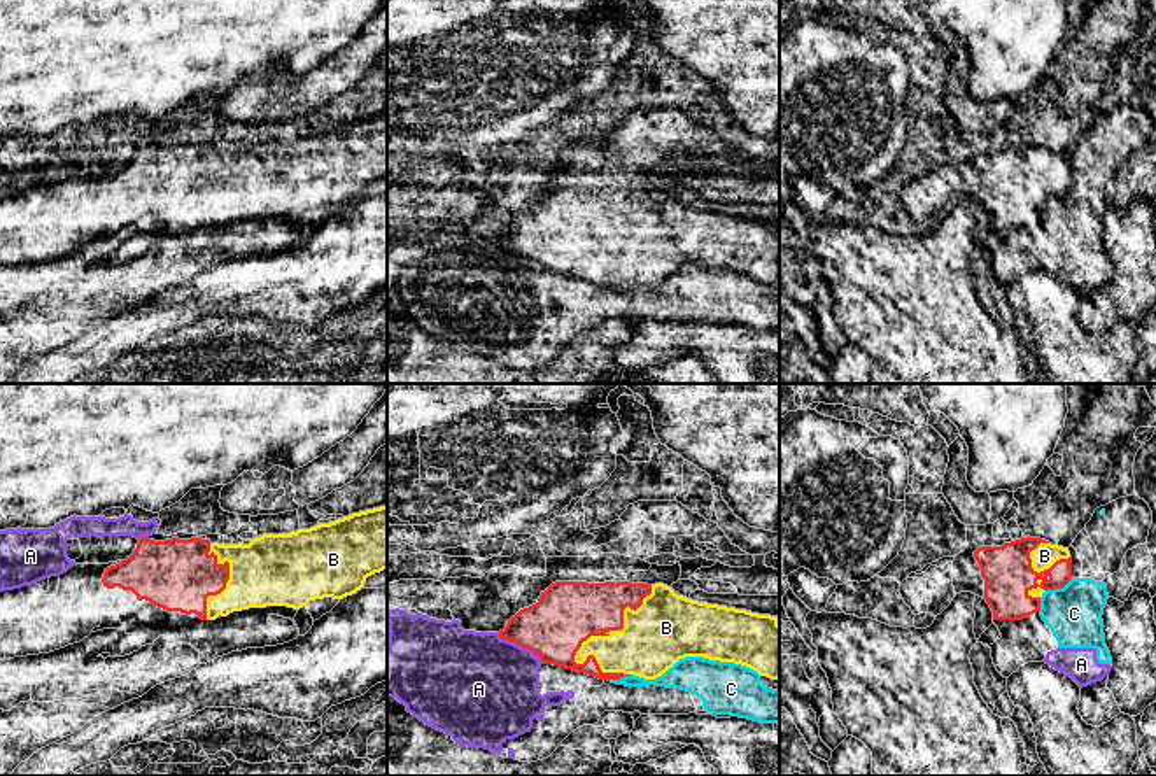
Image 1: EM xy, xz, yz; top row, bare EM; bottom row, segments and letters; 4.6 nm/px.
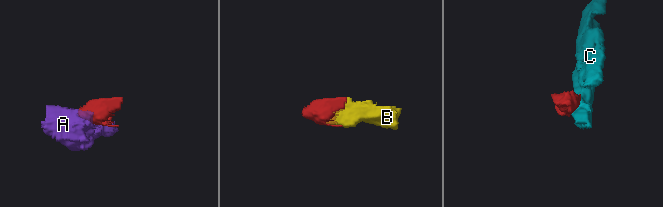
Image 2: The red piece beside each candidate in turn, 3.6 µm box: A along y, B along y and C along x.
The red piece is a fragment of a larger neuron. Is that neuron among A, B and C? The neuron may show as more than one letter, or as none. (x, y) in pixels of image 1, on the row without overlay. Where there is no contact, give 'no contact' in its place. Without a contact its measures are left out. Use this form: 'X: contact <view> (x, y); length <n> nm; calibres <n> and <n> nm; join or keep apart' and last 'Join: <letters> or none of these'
A: contact xz (521, 253); length 260 nm; calibres 280 and 480 nm; keep apart
B: contact xz (619, 237); length 500 nm; calibres 300 and 320 nm; join
C: contact yz (1058, 195); length 140 nm; calibres 240 and 260 nm; keep apart
Join: B

